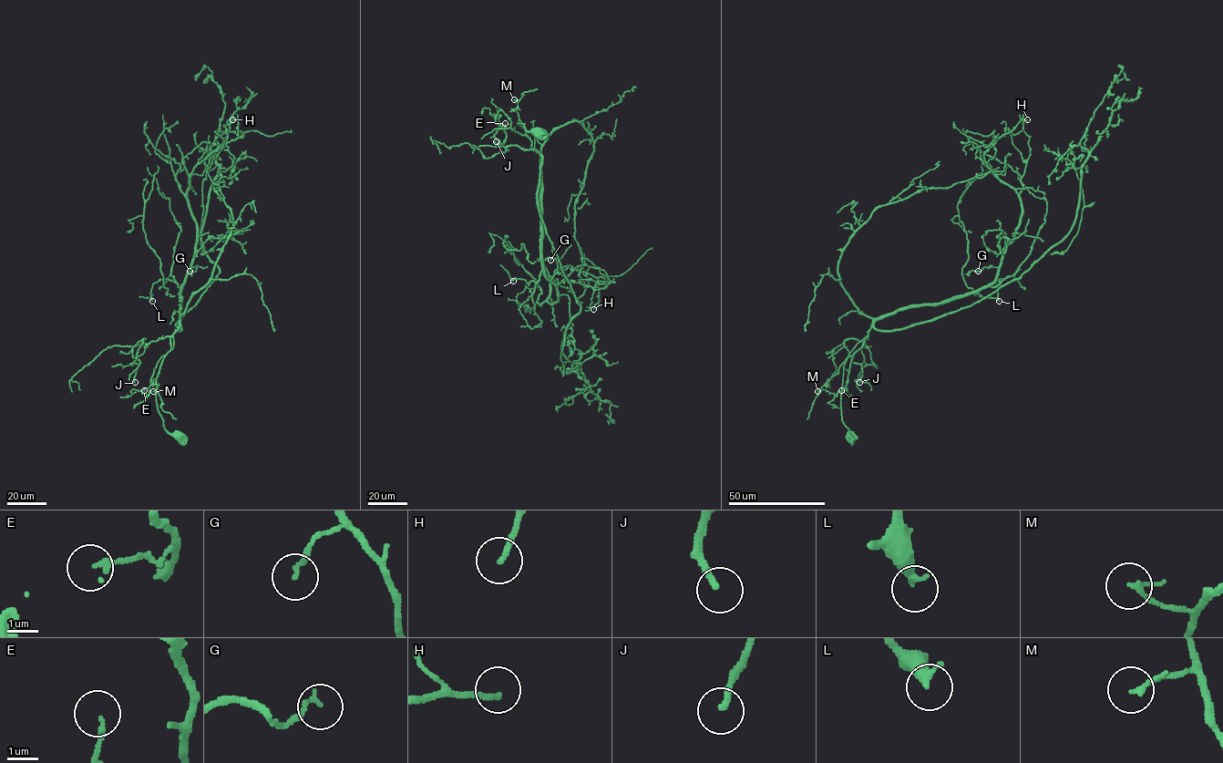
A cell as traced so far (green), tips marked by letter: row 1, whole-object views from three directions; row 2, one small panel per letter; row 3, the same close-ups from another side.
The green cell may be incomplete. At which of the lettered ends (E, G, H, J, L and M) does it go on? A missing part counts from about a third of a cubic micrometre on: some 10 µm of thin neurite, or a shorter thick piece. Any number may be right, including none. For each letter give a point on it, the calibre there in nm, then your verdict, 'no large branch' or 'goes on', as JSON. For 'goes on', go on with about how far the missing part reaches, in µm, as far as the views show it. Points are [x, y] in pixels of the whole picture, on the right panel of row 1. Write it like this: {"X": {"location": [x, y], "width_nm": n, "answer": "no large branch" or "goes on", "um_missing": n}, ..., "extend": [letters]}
{"E": {"location": [841, 390], "width_nm": 150, "answer": "no large branch"}, "G": {"location": [978, 271], "width_nm": 130, "answer": "no large branch"}, "H": {"location": [1027, 119], "width_nm": 170, "answer": "no large branch"}, "J": {"location": [859, 382], "width_nm": 190, "answer": "no large branch"}, "L": {"location": [999, 301], "width_nm": 320, "answer": "no large branch"}, "M": {"location": [817, 391], "width_nm": 130, "answer": "no large branch"}, "extend": []}

